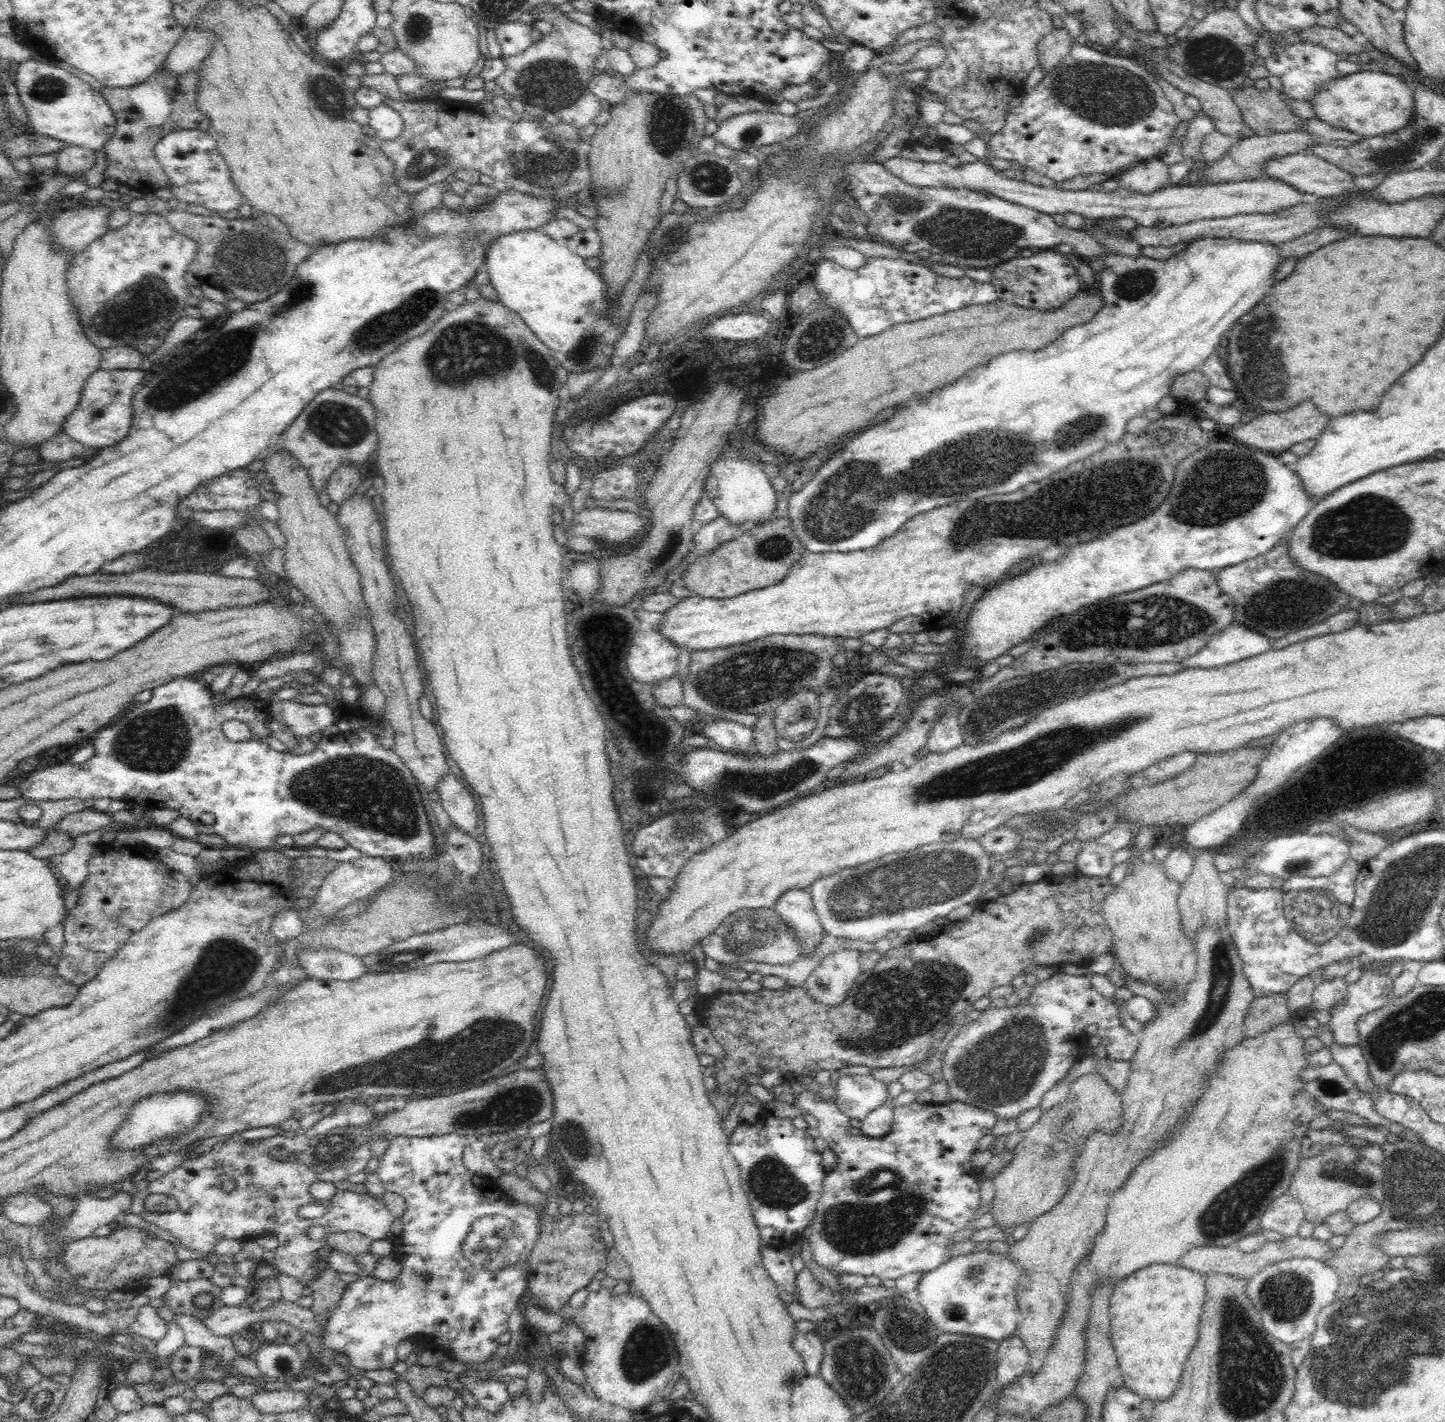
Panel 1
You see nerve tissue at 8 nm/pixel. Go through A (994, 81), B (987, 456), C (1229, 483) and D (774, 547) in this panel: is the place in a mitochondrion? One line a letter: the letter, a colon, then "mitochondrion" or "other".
A: other
B: mitochondrion
C: mitochondrion
D: mitochondrion

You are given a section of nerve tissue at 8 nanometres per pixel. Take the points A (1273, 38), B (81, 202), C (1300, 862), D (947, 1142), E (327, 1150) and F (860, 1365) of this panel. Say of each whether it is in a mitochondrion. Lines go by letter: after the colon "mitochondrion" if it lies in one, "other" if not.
A: other
B: other
C: mitochondrion
D: other
E: mitochondrion
F: mitochondrion

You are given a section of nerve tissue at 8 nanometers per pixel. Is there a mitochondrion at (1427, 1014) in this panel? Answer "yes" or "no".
yes

